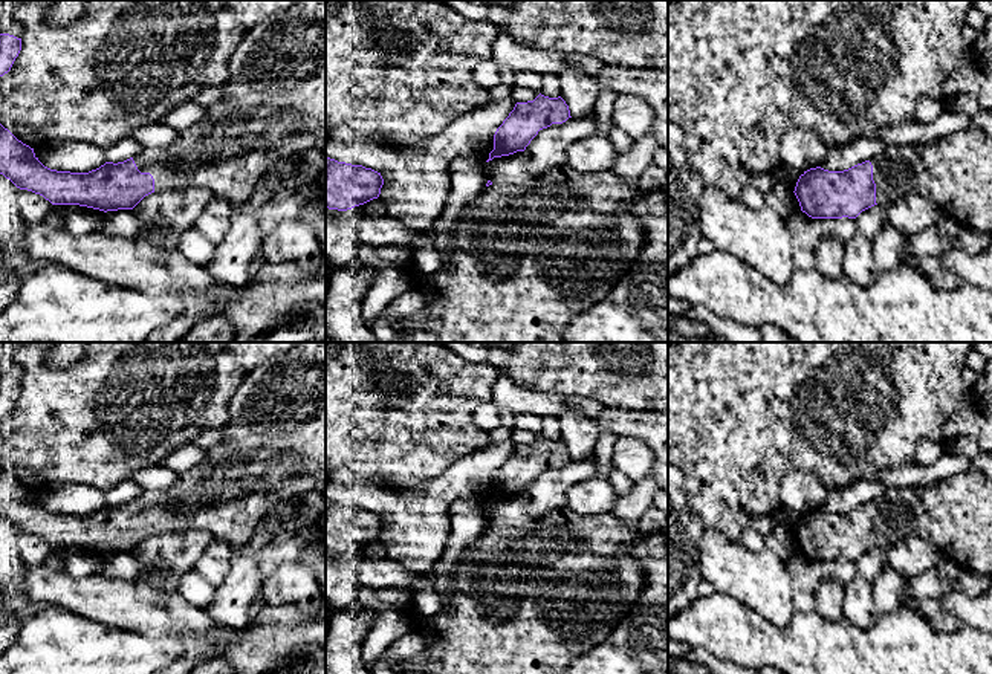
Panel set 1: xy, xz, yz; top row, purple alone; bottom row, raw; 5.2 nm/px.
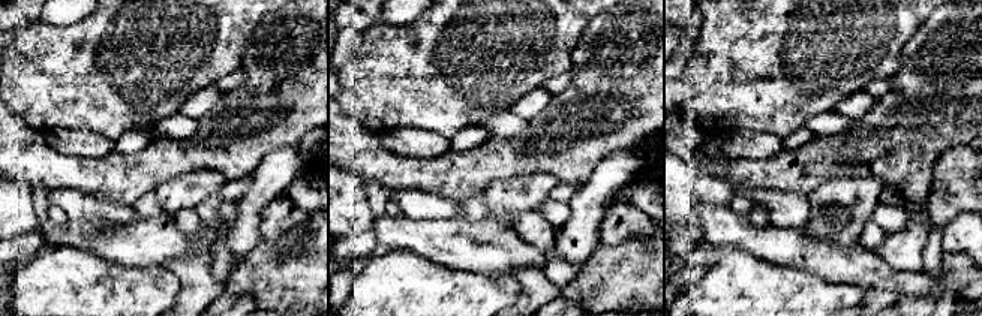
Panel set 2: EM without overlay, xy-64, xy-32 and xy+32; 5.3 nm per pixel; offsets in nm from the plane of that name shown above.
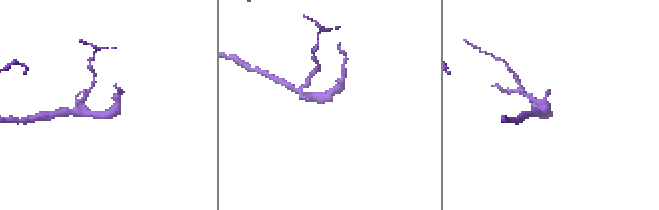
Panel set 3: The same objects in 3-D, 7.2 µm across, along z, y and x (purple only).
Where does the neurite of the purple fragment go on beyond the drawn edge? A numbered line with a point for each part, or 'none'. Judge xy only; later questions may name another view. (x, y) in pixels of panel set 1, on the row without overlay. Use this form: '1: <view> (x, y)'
1: xy (272, 451)

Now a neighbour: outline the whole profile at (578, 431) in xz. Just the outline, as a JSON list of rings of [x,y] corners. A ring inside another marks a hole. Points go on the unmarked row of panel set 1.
[[[566,408],[559,416],[559,439],[566,443],[572,460],[593,454],[599,426],[578,408]]]

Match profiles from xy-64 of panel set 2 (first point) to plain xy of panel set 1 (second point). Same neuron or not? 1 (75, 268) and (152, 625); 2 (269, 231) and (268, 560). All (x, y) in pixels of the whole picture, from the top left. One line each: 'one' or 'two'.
1: two
2: two

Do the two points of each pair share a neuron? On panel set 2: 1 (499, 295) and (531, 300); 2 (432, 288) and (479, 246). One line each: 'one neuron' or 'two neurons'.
1: two neurons
2: two neurons

